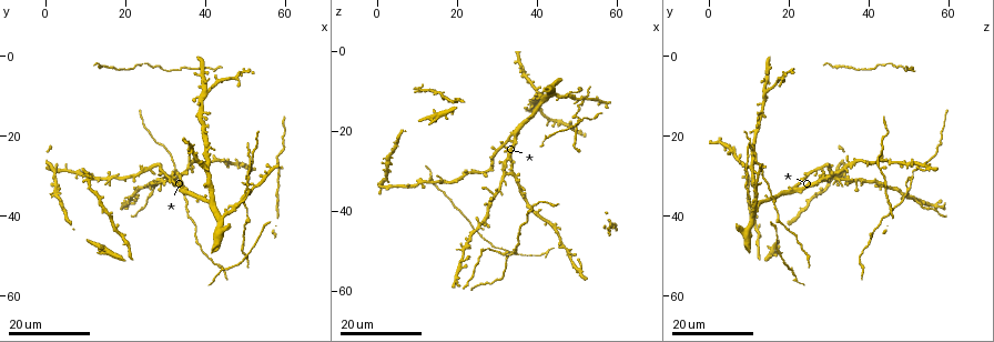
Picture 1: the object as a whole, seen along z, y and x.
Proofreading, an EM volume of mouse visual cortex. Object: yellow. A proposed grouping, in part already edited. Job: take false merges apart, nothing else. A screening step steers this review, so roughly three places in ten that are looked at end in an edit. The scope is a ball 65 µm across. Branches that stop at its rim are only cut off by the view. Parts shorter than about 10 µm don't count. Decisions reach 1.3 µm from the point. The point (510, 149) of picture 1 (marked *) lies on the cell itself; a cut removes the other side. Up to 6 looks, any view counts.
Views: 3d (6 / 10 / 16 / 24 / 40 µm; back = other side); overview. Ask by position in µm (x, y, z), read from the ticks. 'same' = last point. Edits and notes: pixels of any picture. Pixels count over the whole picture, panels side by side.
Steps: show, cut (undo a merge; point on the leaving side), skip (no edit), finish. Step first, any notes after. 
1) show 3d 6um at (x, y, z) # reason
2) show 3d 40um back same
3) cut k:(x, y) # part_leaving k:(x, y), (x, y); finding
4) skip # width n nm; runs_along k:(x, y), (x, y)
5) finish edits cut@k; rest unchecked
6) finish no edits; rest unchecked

show 3d 16um at (34.0, 33.5, 20.0)

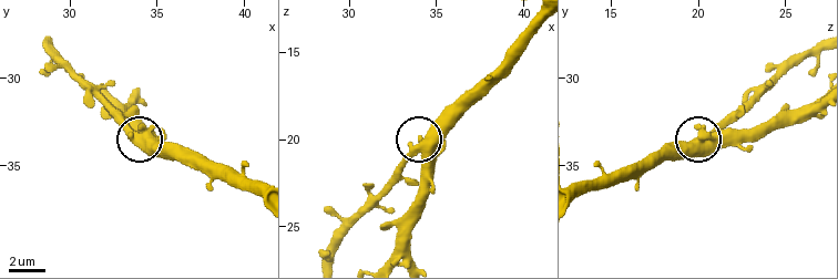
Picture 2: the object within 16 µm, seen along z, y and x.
show 3d 10um at (33.8, 33.7, 20.5)

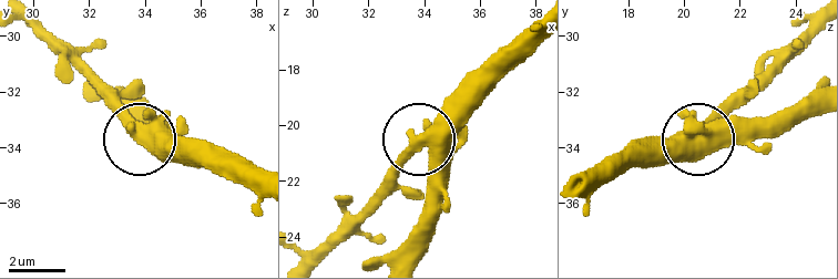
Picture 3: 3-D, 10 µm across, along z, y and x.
show 3d 10um back at (33.9, 33.7, 20.4) # from behind

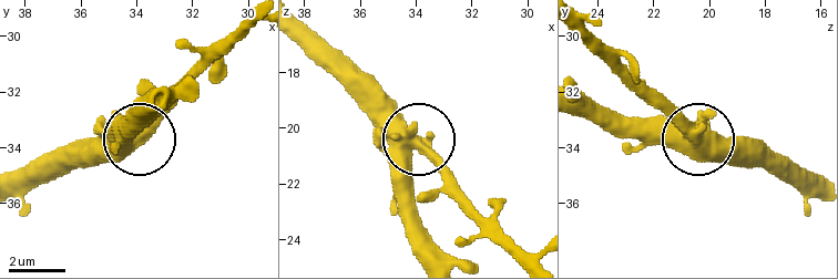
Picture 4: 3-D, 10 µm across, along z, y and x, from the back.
skip # one cell here

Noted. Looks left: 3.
show 3d 16um at (48.0, 37.0, 11.0) # thin arm on a thick one

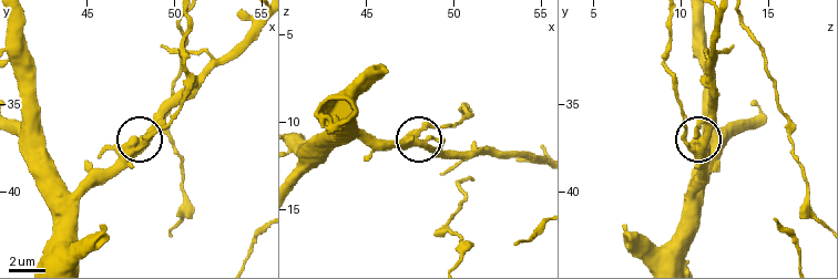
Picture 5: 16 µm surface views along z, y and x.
show 3d 10um at (47.9, 37.1, 11.0)

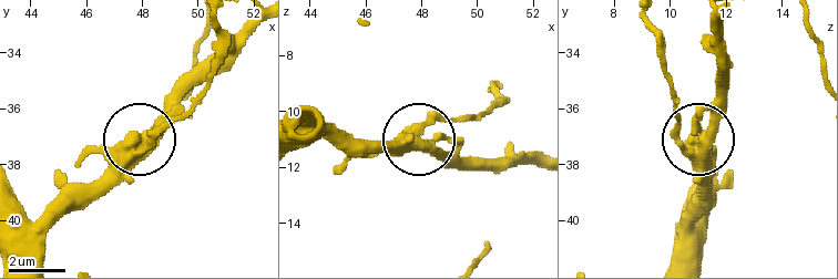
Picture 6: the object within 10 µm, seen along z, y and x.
cut 6:(83, 152) # arms 3; part_leaving 6:(126, 161), (207, 82), (217, 47), (212, 18); a second cell is stuck on

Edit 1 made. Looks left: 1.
finish edits cut@6; rest unchecked

